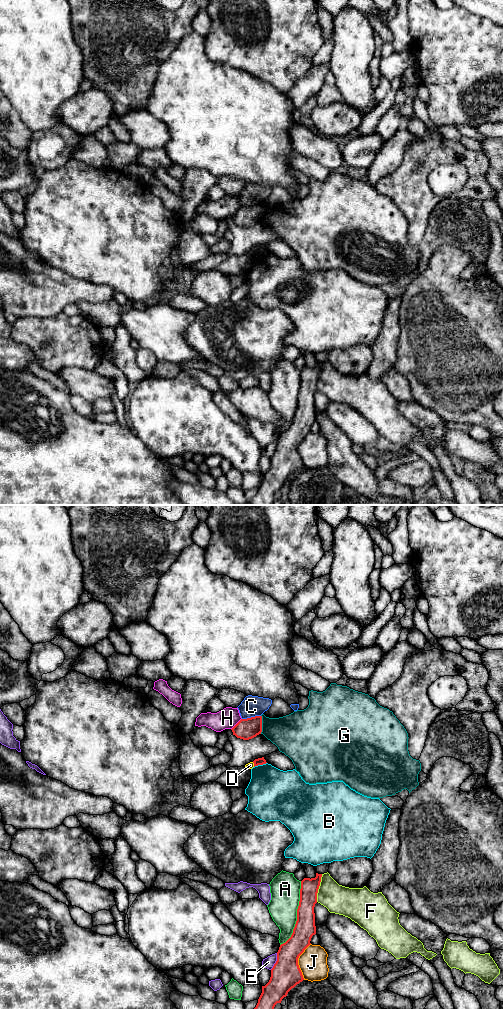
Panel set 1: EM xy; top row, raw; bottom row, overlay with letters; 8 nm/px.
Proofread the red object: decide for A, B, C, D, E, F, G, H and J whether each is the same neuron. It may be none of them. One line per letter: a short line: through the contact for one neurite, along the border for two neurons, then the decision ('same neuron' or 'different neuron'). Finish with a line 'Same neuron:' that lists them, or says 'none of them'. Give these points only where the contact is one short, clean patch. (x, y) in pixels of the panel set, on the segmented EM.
A: different neuron
B: different neuron
C: line xy (260, 715), (242, 719); different neuron
D: line xy (252, 762), (254, 766); different neuron
E: different neuron
F: line xy (322, 874), (316, 901); different neuron
G: different neuron
H: line xy (241, 718), (231, 729); different neuron
J: line xy (310, 943), (298, 958), (298, 967), (303, 979); different neuron
Same neuron: none of them

